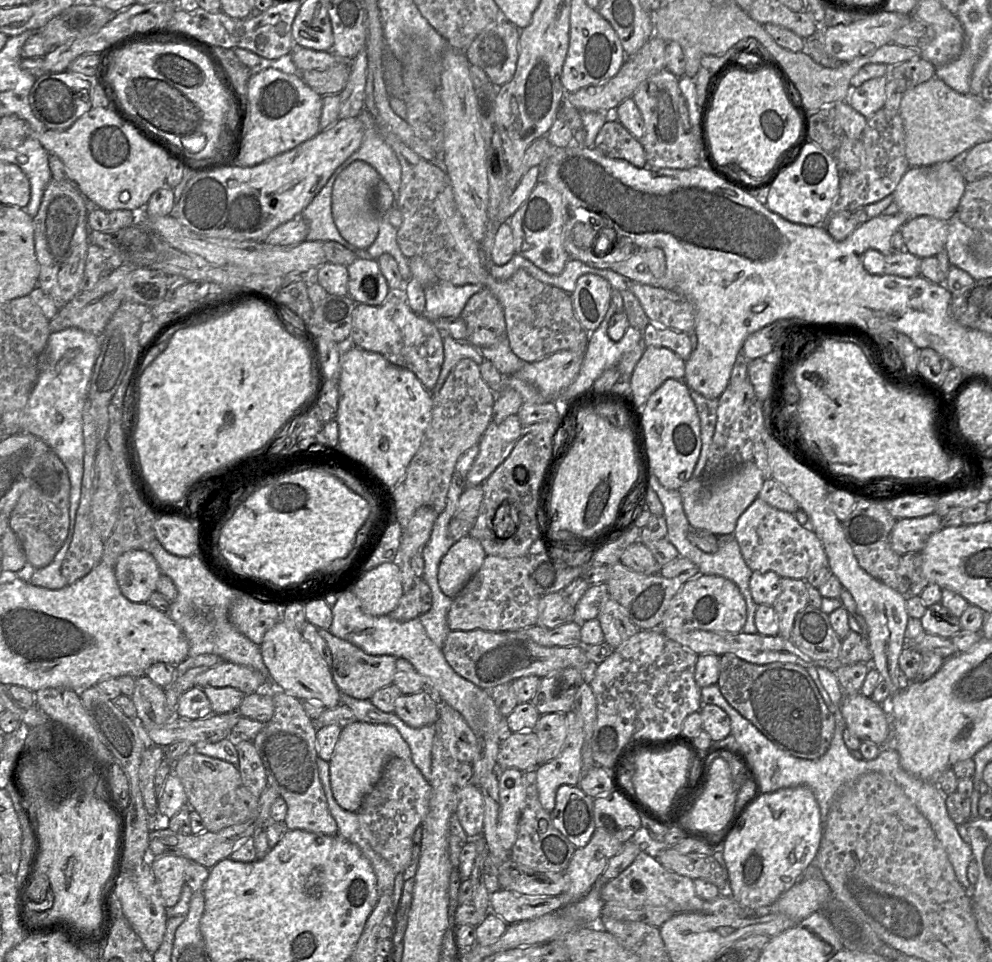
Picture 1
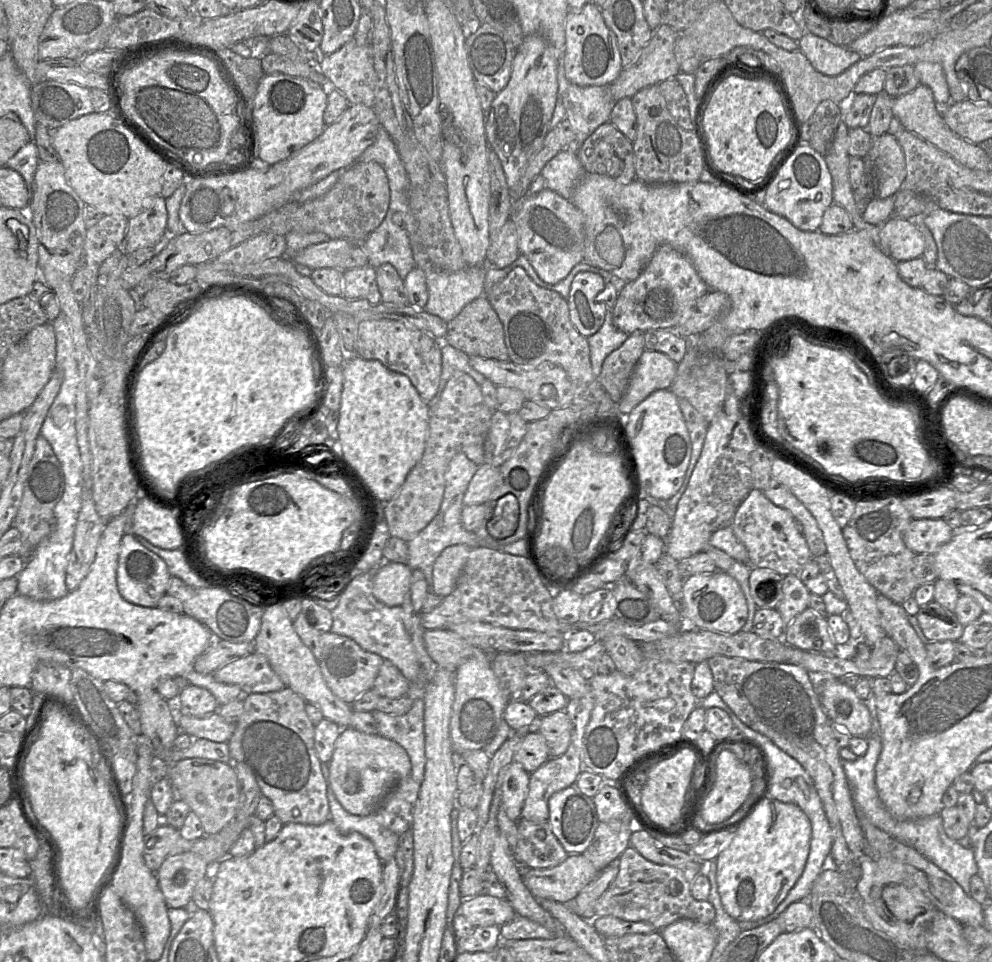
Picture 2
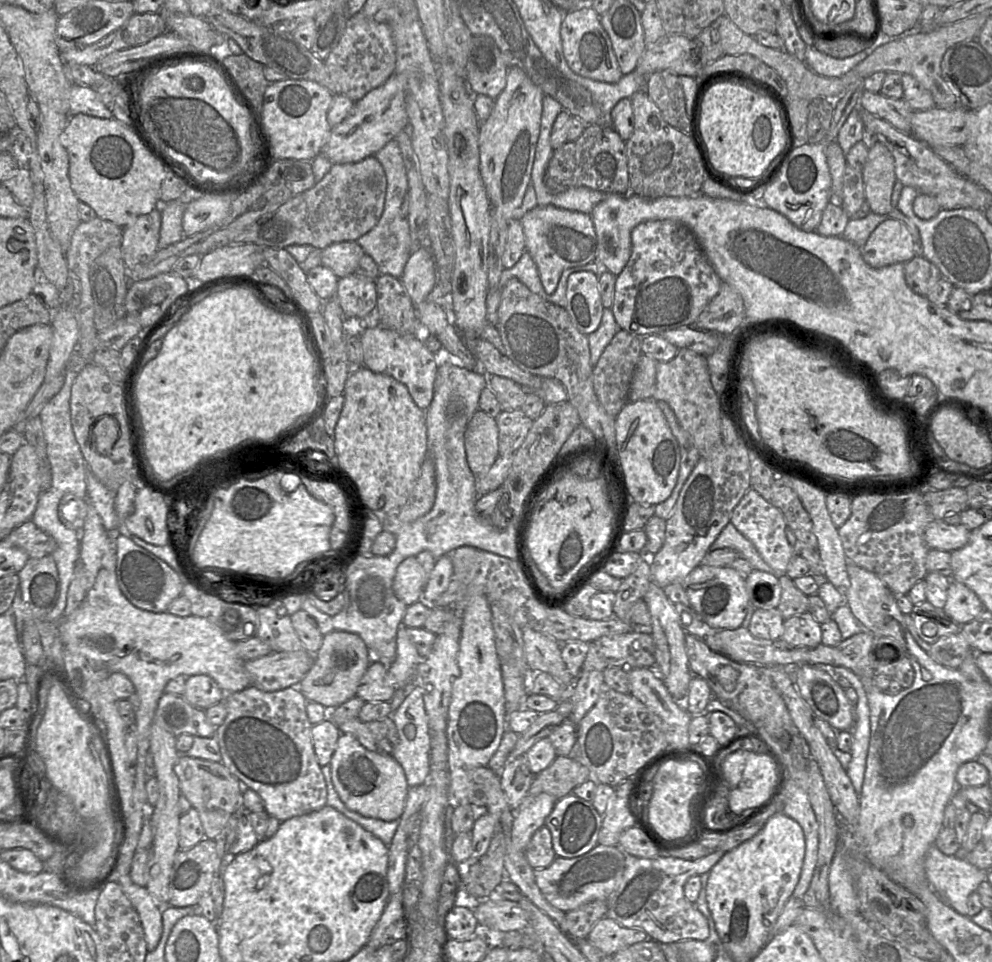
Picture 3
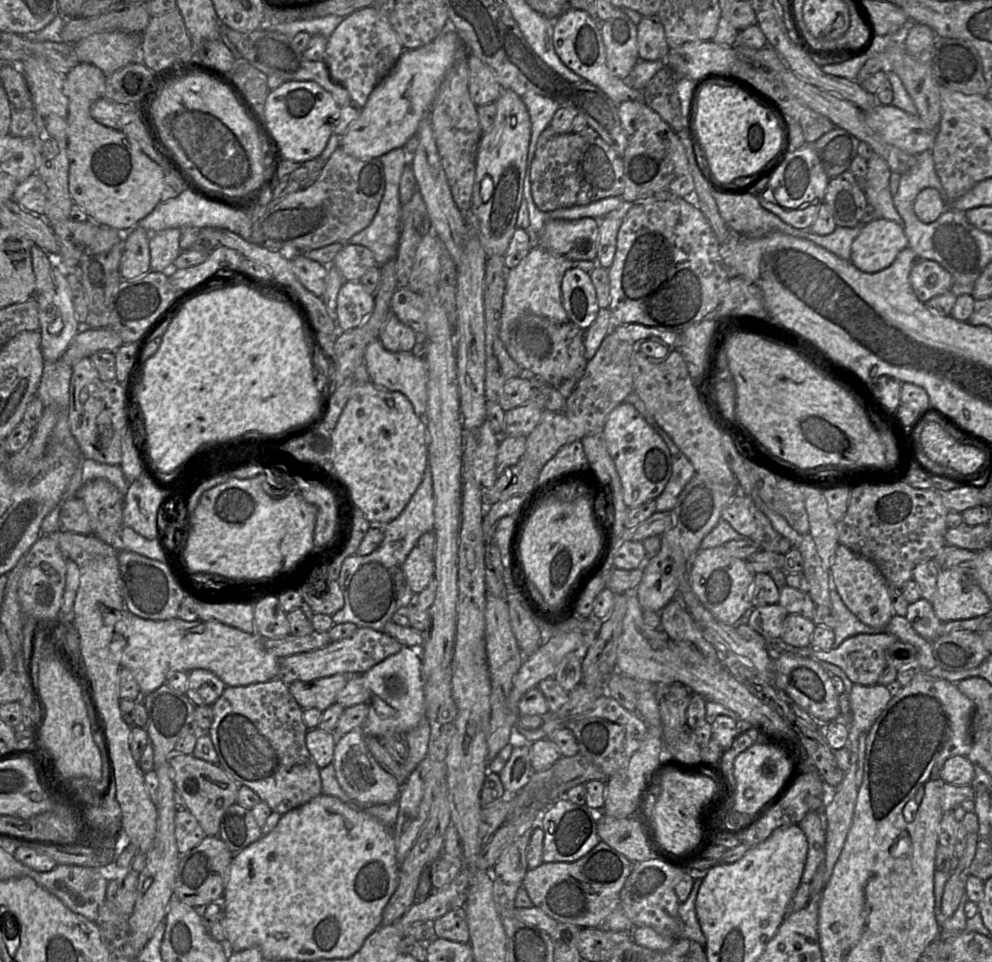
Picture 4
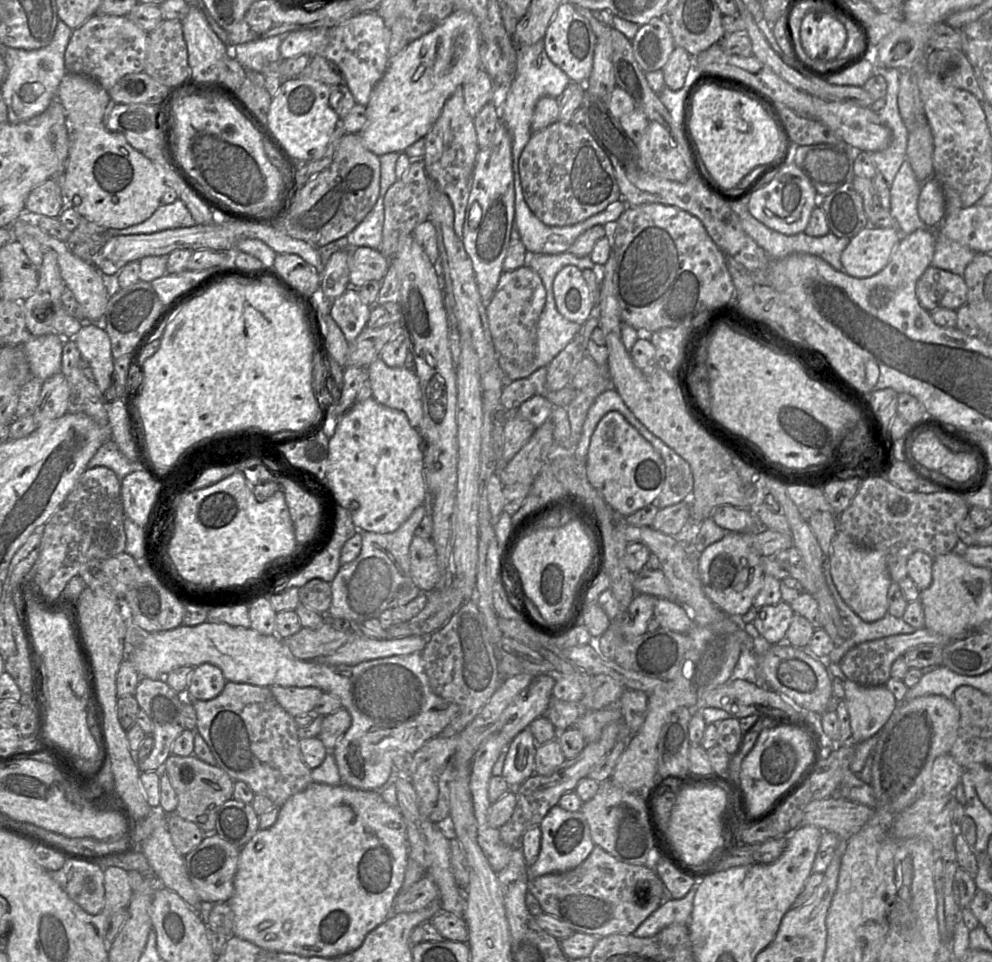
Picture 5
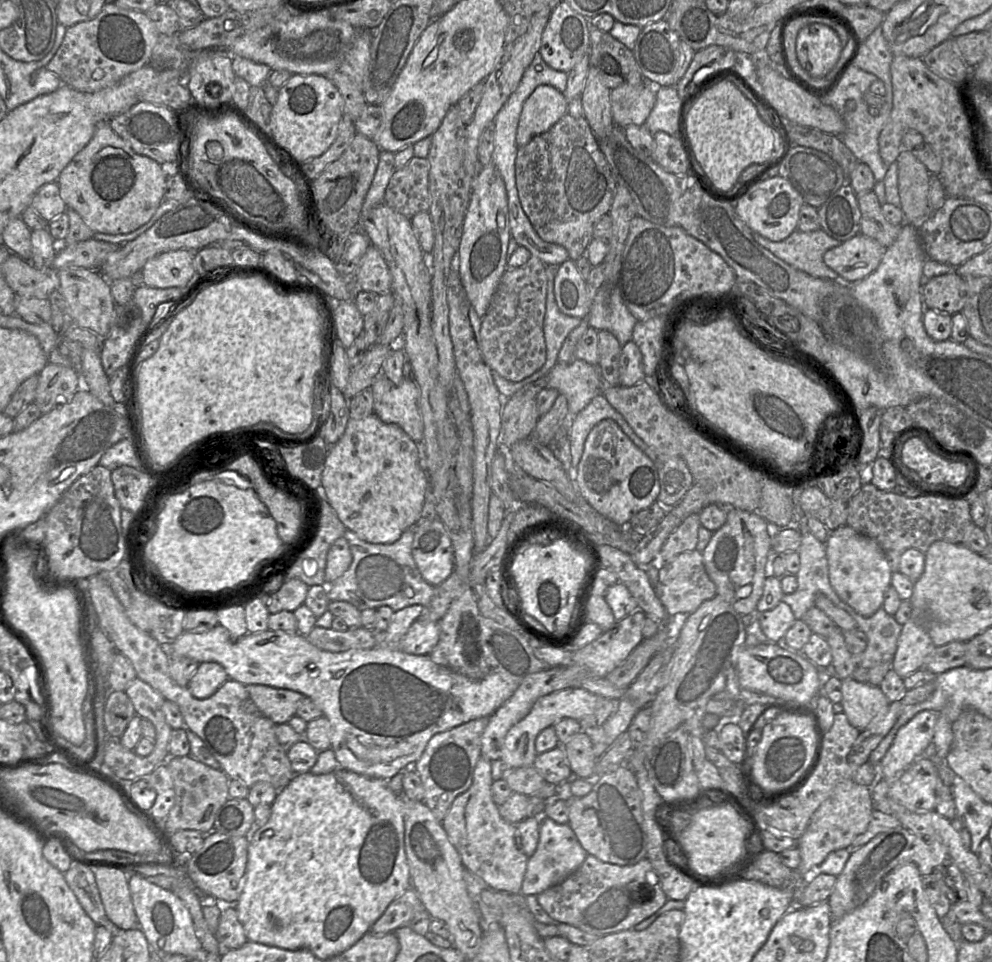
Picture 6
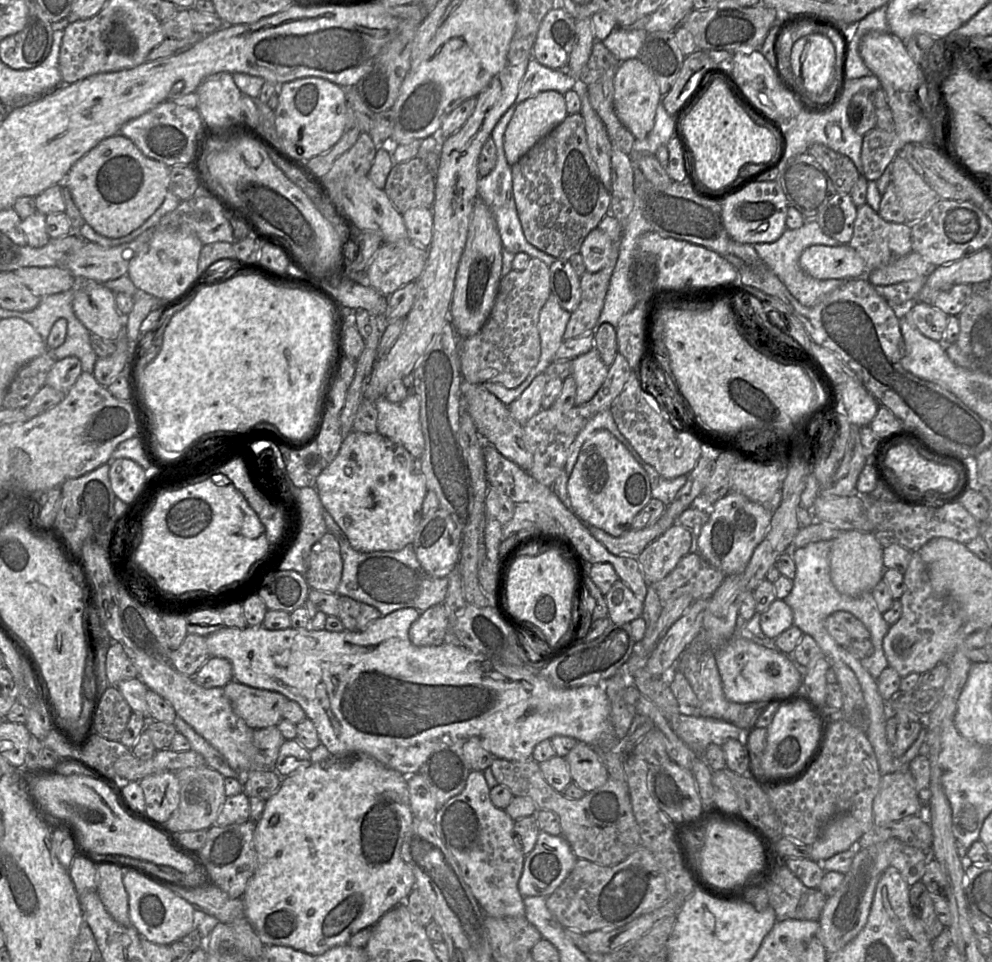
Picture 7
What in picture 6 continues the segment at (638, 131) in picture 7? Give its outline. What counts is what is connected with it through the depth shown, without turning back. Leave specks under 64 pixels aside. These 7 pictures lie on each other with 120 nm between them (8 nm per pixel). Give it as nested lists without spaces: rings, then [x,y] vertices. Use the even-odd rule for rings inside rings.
[[[644,79],[644,83],[640,85],[624,84],[611,90],[611,112],[614,123],[622,128],[628,125],[644,125],[648,119],[656,102],[656,94],[654,91],[655,83],[650,83]]]

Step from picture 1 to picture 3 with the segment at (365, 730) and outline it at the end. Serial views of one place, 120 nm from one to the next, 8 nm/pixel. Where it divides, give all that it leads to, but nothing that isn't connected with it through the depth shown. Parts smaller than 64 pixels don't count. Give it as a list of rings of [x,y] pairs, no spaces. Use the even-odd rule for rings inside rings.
[[[340,734],[329,765],[334,788],[350,810],[385,821],[400,818],[409,785],[402,766],[391,754],[370,751],[353,735]]]

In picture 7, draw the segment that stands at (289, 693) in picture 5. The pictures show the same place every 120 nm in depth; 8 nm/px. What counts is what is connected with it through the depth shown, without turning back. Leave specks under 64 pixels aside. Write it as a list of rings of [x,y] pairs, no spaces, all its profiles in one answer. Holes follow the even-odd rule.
[[[231,681],[223,690],[234,713],[254,730],[277,726],[289,700],[278,692],[253,688],[237,681]]]

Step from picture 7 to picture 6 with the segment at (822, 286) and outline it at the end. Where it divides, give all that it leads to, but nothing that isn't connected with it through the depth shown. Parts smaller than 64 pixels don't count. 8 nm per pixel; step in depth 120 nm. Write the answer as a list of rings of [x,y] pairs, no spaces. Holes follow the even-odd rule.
[[[821,228],[811,232],[796,229],[780,242],[771,241],[756,232],[753,232],[753,238],[779,259],[813,277],[843,280],[823,261],[825,252],[842,242],[832,238]]]

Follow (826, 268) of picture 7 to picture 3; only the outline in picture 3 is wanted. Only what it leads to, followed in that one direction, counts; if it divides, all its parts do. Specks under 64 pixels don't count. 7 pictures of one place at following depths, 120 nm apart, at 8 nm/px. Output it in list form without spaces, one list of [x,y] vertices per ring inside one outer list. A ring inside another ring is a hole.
[[[887,218],[870,234],[861,247],[862,258],[872,268],[907,263],[918,255],[917,244],[907,227]]]

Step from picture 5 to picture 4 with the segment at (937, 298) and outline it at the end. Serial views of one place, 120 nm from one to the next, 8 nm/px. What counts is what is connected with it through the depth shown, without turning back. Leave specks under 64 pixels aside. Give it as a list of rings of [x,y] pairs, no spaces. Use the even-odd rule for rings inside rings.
[[[918,259],[914,263],[909,282],[916,297],[924,304],[956,286],[953,276],[947,270],[937,262],[925,259]]]

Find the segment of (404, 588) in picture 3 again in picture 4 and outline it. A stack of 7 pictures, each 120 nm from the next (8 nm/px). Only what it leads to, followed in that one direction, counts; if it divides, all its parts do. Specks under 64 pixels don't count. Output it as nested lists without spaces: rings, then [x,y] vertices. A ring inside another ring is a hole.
[[[416,545],[403,564],[403,572],[415,595],[421,593],[434,578],[434,558]]]

